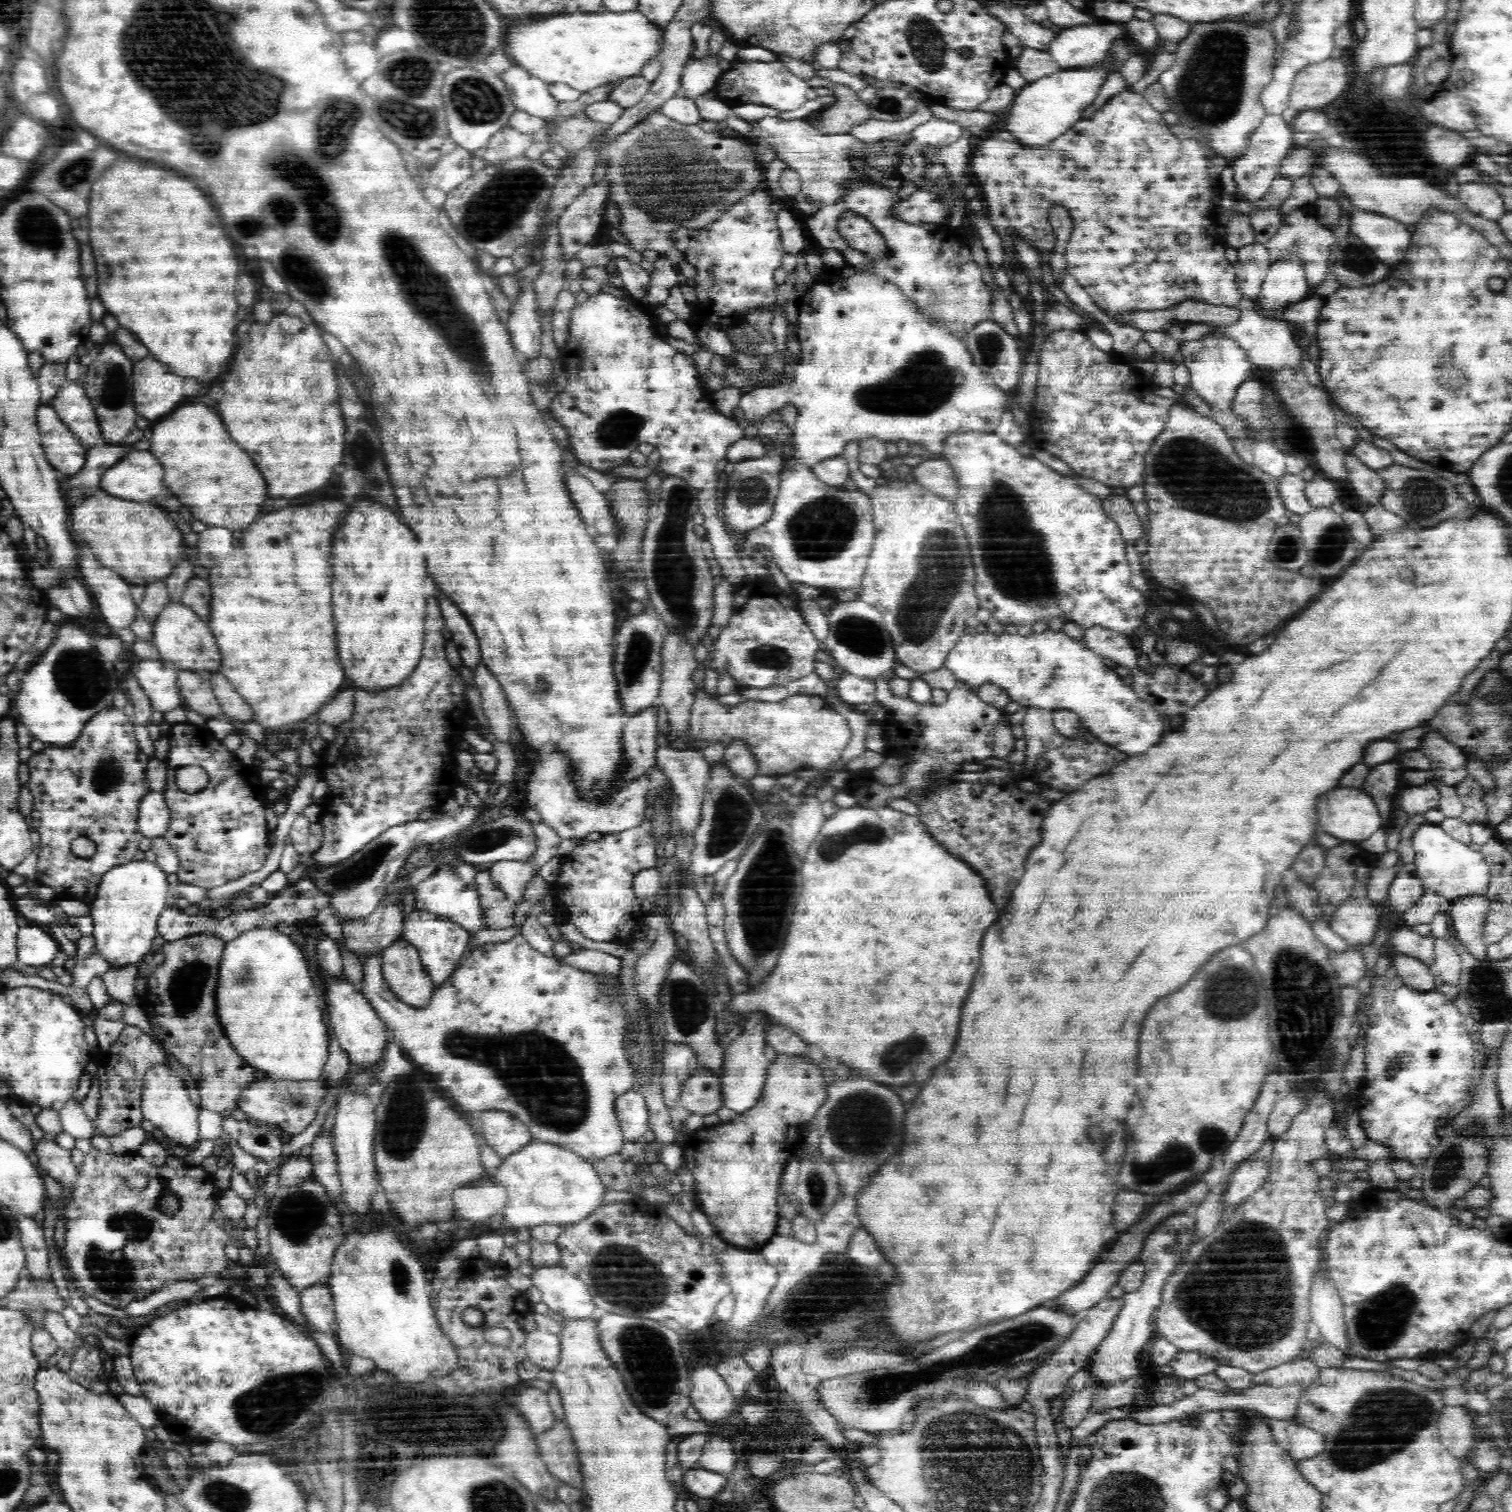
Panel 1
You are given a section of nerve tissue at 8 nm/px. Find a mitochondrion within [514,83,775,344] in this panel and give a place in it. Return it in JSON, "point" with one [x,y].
{"point":[658,169]}

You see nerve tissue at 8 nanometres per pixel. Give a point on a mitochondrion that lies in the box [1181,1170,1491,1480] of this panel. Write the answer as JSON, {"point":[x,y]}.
{"point":[1380,1422]}

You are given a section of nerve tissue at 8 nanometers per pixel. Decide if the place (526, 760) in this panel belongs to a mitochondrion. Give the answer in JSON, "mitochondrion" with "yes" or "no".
{"mitochondrion":"no"}

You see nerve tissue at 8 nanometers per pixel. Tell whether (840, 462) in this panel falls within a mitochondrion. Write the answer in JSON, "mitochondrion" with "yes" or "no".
{"mitochondrion":"no"}

